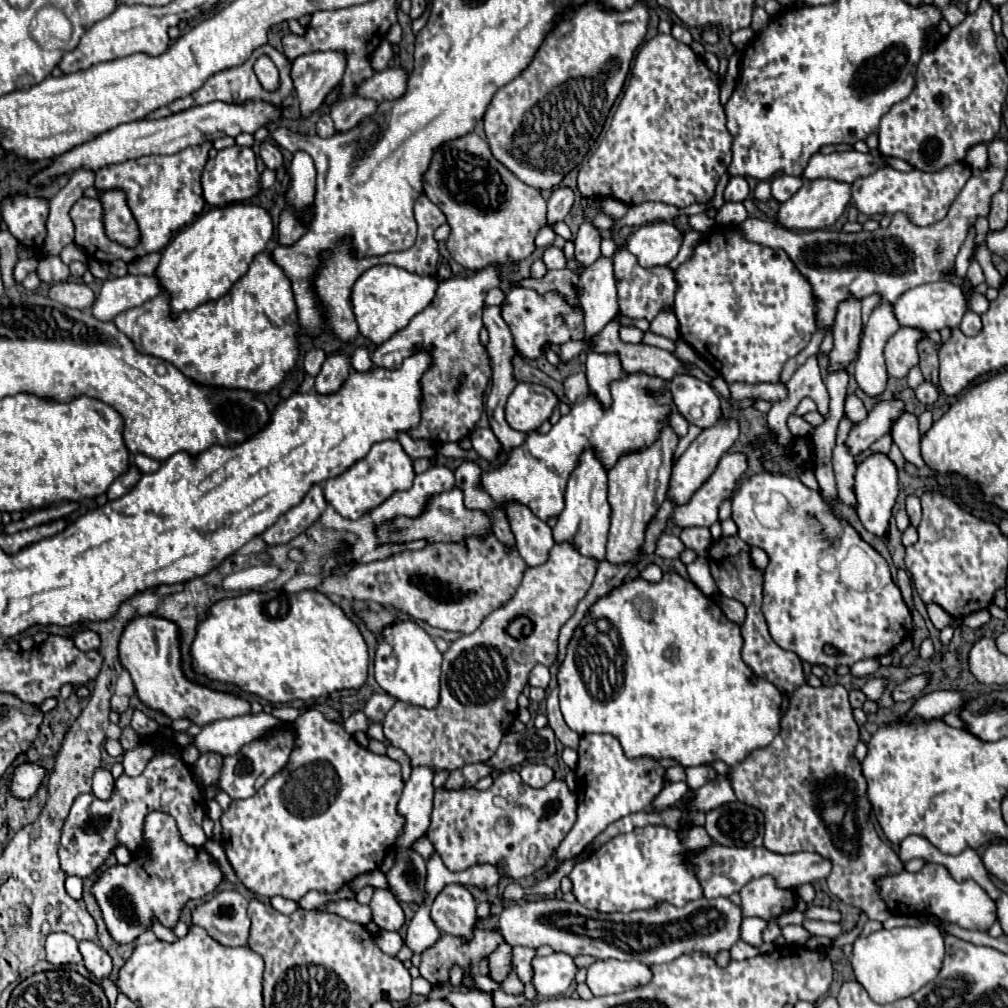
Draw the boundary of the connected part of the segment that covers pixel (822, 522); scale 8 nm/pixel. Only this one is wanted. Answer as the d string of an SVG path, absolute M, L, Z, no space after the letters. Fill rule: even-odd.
M756 474L748 480L742 482L742 486L738 488L736 496L732 496L732 520L738 526L738 536L748 544L748 546L758 546L762 548L770 562L764 570L764 604L762 604L762 612L766 616L768 628L772 638L776 640L778 646L782 646L784 650L796 652L800 656L800 660L810 662L810 664L818 664L818 666L828 666L828 668L836 668L840 664L844 666L852 666L858 660L864 658L878 658L884 656L888 652L892 652L914 628L912 624L912 614L898 590L898 586L892 580L890 568L886 564L886 560L870 546L866 544L860 534L844 520L836 514L834 506L828 504L820 492L810 490L808 486L804 486L798 476L788 476L788 474ZM774 494L784 496L786 506L780 510L778 514L778 526L776 528L768 528L764 526L756 514L754 514L754 506L758 502L770 502L774 498ZM852 546L860 546L870 560L874 562L874 576L870 580L868 590L858 592L858 590L850 590L838 574L838 564L842 562L842 558L848 554L848 550ZM824 646L832 646L838 650L838 654L824 654Z

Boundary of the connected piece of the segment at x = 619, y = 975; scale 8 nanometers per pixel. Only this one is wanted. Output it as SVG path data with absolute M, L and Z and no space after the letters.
M596 960L588 968L586 984L594 996L604 994L620 994L628 988L636 988L648 984L652 980L652 970L646 964L636 960L620 962L620 960Z

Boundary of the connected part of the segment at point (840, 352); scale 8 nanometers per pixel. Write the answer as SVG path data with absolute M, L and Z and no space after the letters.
M850 298L838 306L836 324L832 330L834 346L828 354L828 372L846 370L852 360L858 356L858 344L862 338L862 320L860 320L860 300Z

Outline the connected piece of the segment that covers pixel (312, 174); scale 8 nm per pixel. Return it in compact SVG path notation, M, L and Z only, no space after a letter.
M295 152L290 170L292 182L288 188L288 204L294 206L298 212L314 202L316 185L316 168L314 160L306 152Z

